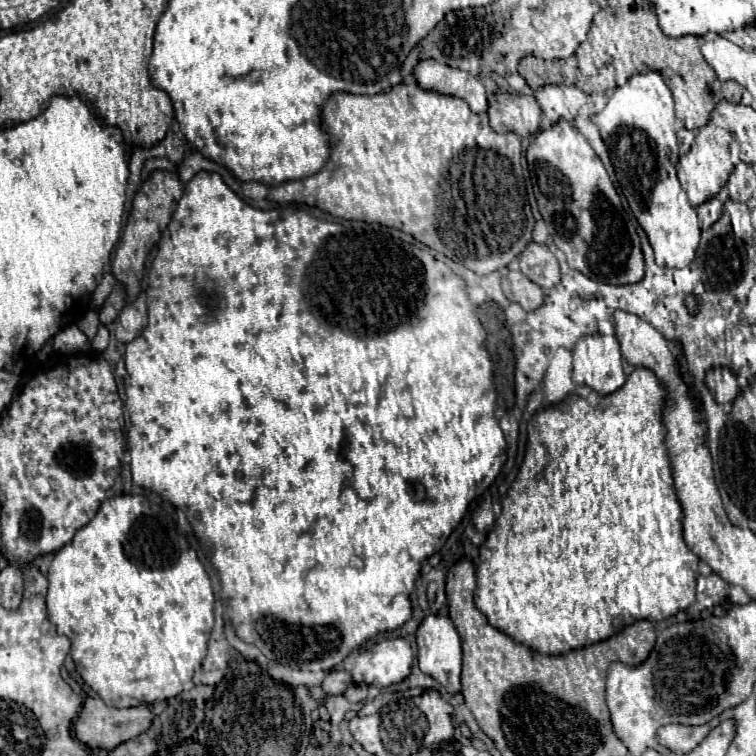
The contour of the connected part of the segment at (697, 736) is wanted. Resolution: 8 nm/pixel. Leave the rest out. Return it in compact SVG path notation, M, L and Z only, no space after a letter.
M710 722L706 726L698 726L698 728L690 728L690 726L662 726L662 730L658 730L658 740L668 746L670 750L674 750L676 754L686 754L690 752L694 746L698 746L710 732Z

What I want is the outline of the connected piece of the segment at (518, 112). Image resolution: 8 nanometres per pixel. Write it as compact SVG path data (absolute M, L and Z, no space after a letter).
M498 90L488 96L488 118L496 132L516 132L526 138L540 130L542 108L534 96Z

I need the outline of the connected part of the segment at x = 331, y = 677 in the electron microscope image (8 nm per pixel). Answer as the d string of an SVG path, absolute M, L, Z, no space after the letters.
M330 672L322 682L322 692L328 696L338 696L338 694L344 694L350 684L352 684L352 678L348 672Z

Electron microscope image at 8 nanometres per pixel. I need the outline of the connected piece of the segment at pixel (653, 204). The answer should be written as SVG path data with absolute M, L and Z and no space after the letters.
M658 72L632 76L624 86L614 90L606 108L592 116L608 146L622 194L650 240L656 264L684 268L696 256L700 222L676 176L678 142L674 120L672 92Z

